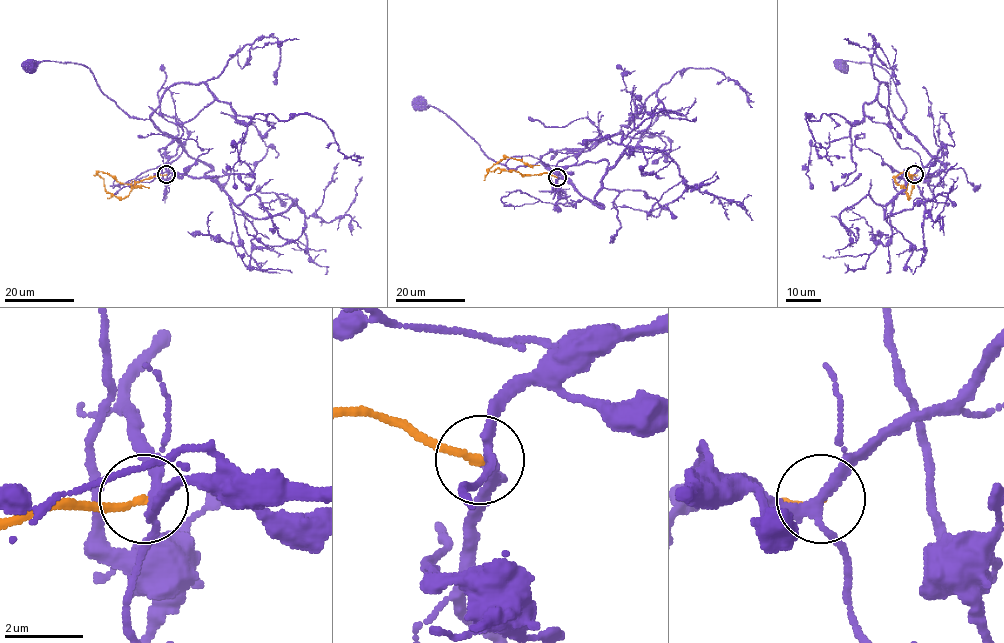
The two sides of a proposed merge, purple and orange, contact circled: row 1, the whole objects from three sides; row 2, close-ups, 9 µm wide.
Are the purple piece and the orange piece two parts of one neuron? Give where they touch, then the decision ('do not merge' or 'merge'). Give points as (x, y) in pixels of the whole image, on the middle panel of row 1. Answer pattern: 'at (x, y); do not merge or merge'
at (557, 177); do not merge

